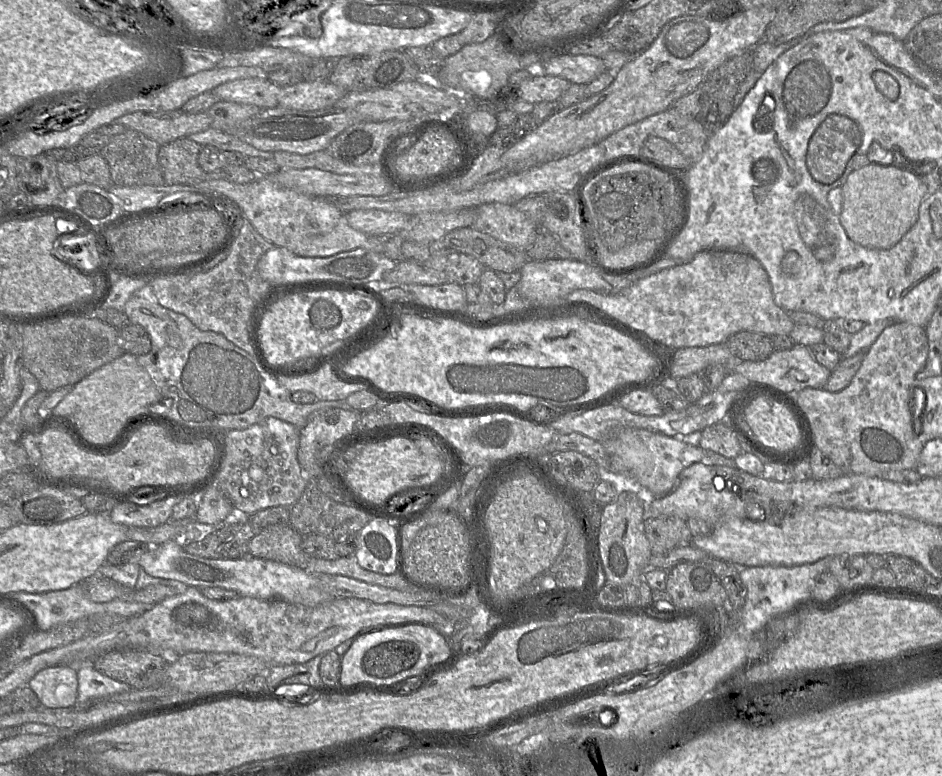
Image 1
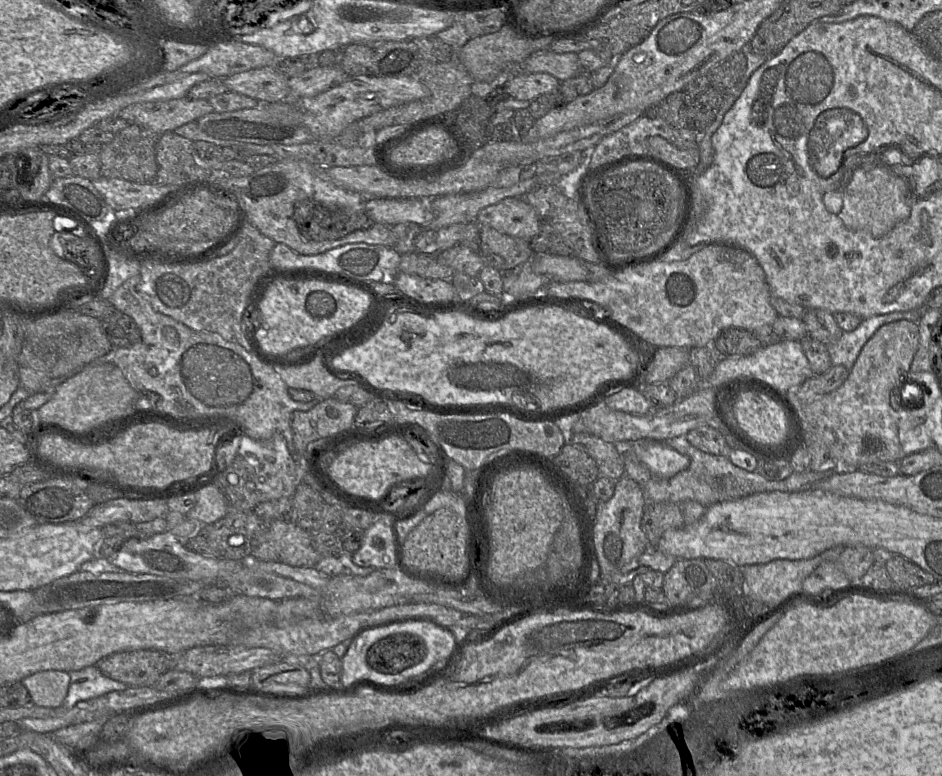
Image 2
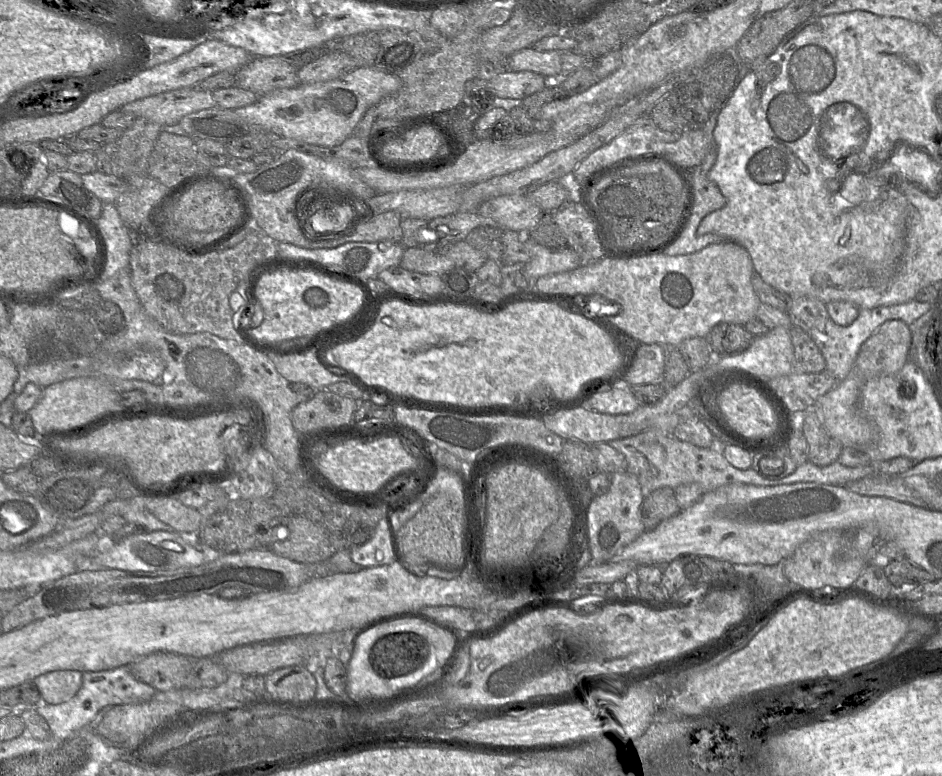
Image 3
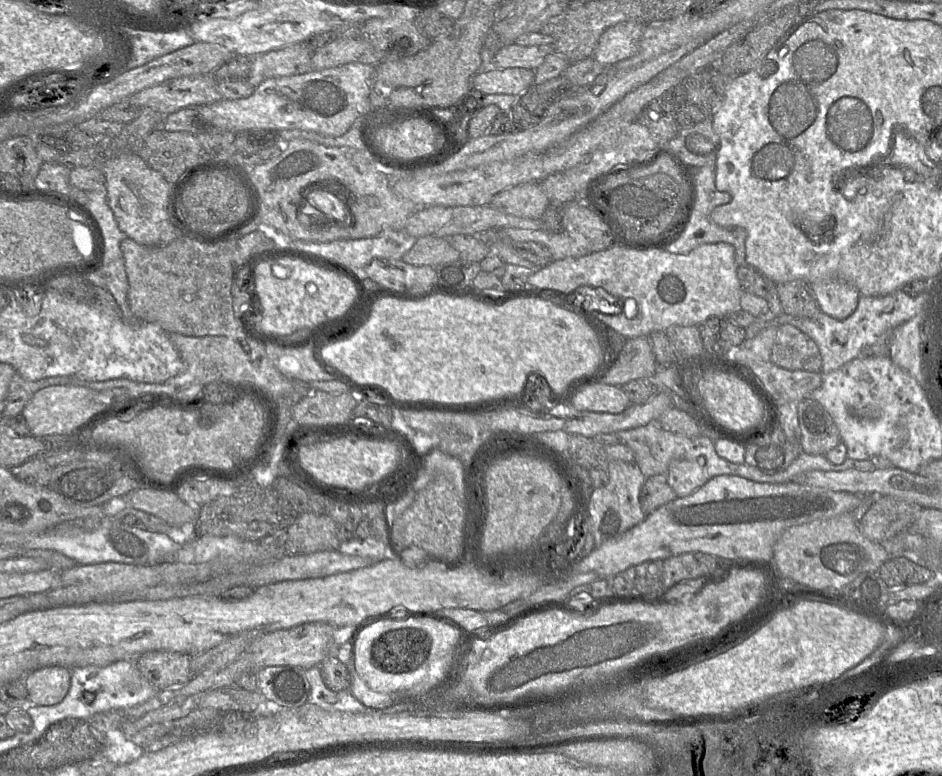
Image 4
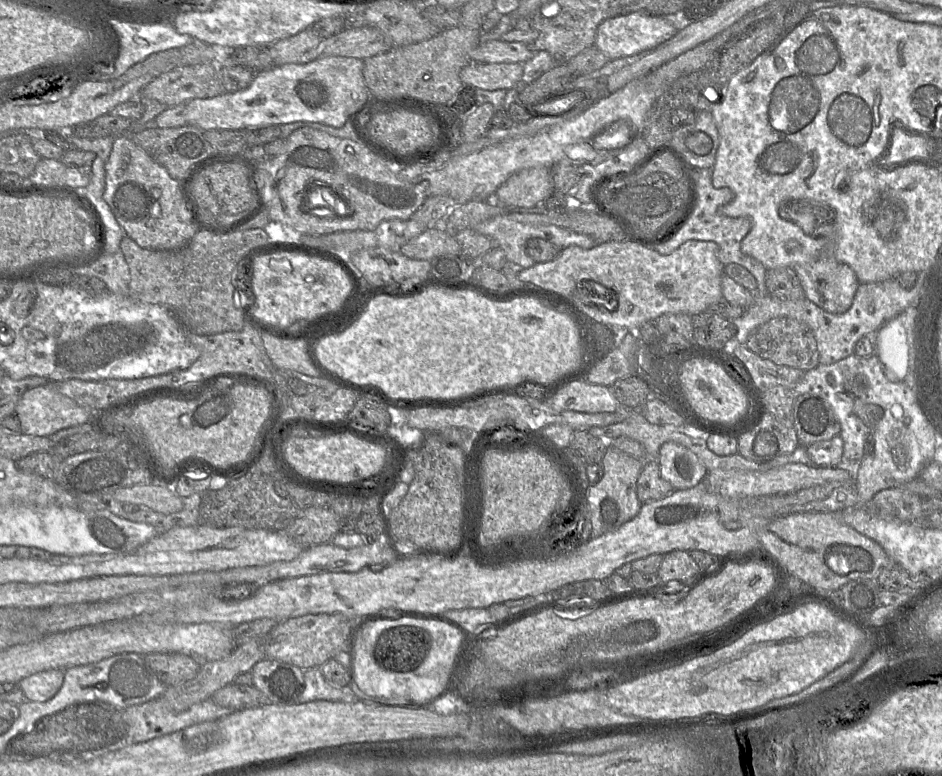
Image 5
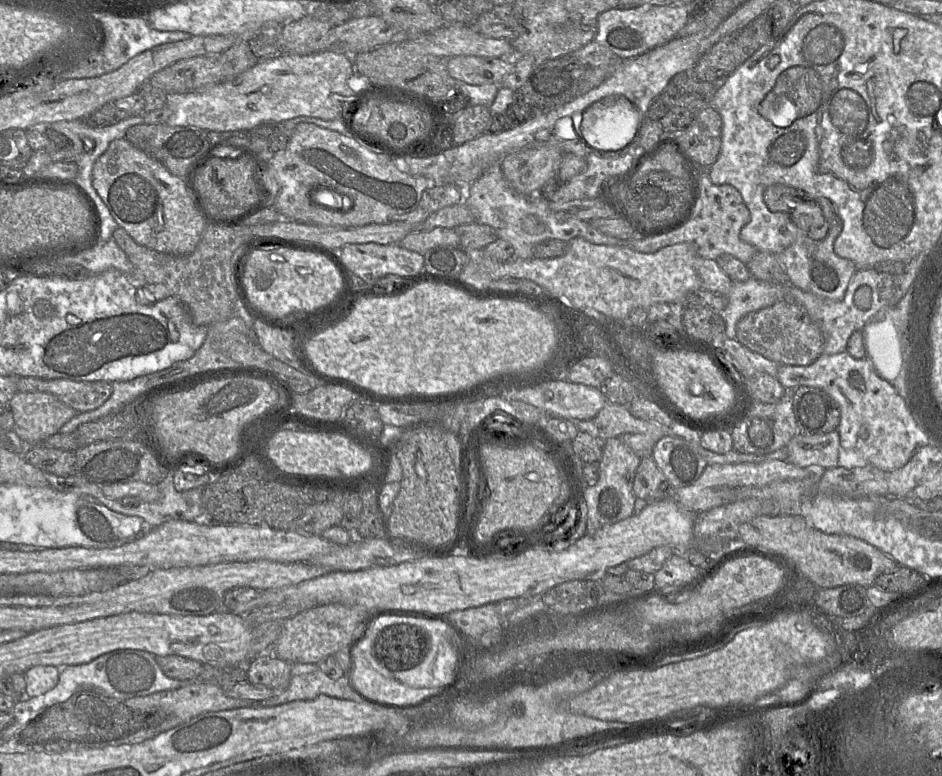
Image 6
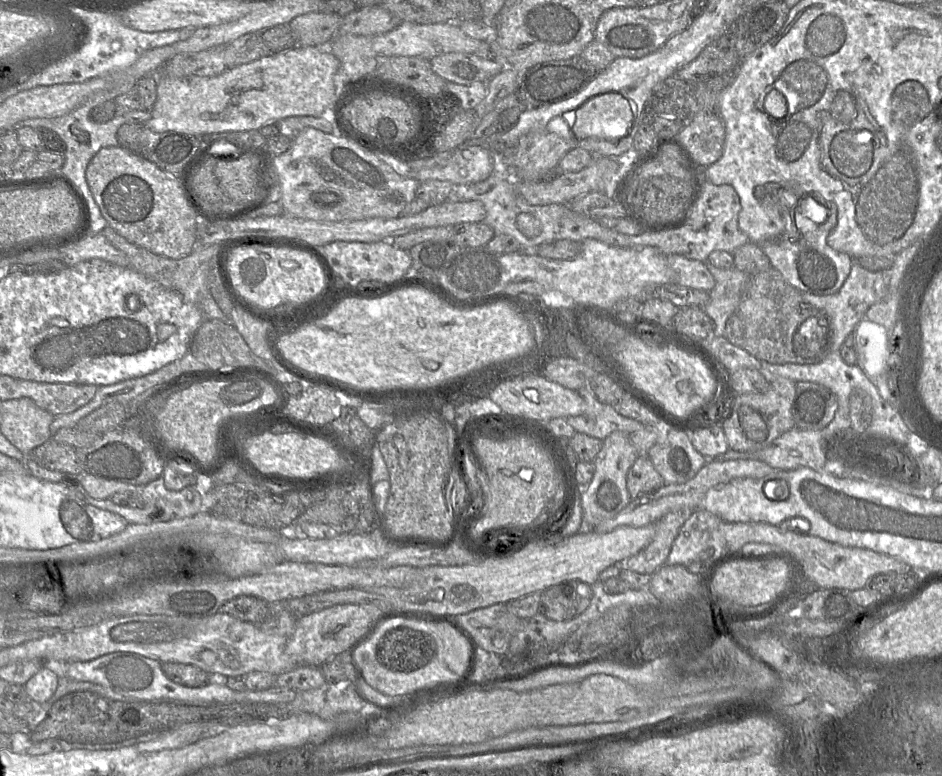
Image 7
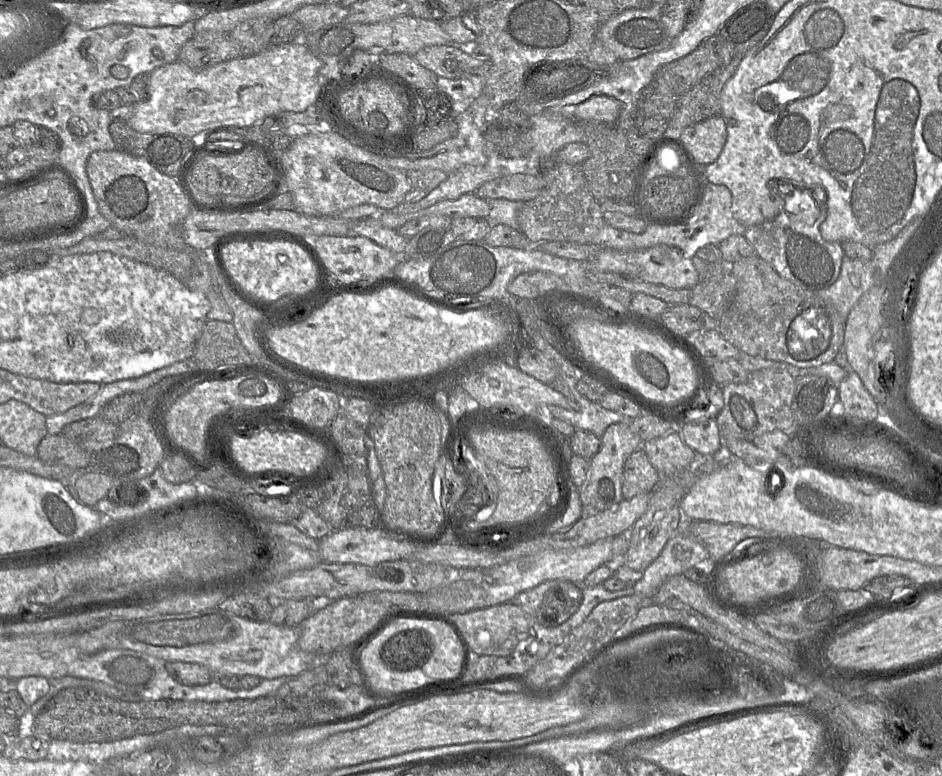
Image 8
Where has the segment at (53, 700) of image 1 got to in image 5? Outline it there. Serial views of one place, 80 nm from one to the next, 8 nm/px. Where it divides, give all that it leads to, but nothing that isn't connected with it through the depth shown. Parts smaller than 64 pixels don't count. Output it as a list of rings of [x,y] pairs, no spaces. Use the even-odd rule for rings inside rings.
[[[51,669],[32,674],[19,682],[26,699],[32,702],[45,702],[60,690],[66,669]]]

